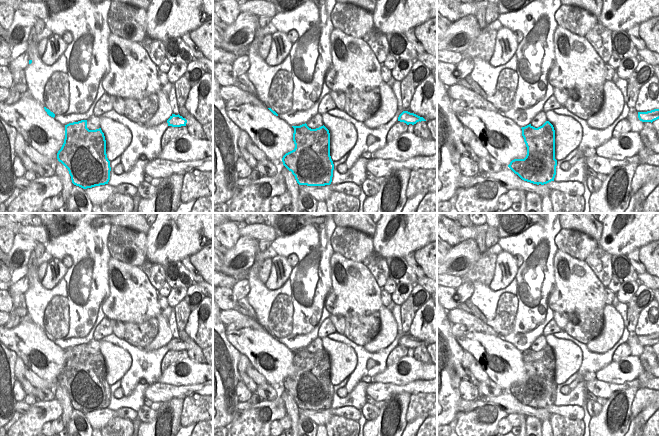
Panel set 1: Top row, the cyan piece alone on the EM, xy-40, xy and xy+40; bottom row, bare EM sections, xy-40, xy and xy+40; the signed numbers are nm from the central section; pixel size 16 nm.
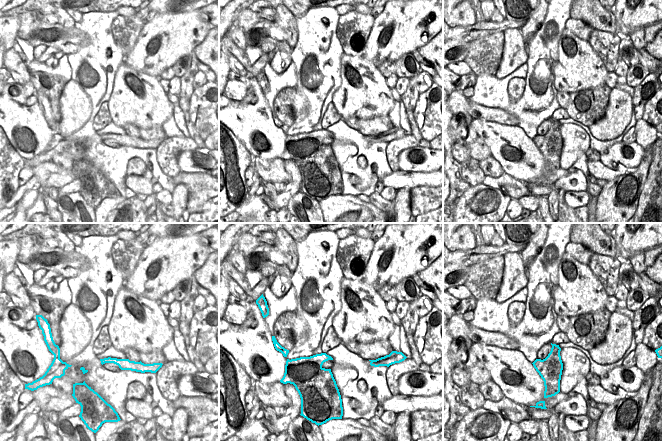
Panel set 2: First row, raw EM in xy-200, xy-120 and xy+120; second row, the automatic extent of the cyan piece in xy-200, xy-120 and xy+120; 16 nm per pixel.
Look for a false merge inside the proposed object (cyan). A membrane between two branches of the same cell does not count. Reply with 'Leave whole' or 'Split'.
Split.

